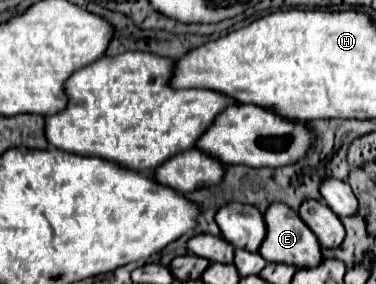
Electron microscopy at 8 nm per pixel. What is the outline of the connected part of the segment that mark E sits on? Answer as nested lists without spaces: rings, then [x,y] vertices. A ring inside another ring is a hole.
[[[277,202],[269,204],[269,208],[263,214],[263,220],[267,226],[267,234],[265,234],[265,242],[259,248],[259,254],[267,262],[285,262],[285,264],[293,264],[295,268],[313,268],[323,260],[317,236],[313,236],[309,226],[305,226],[299,214],[291,210],[287,204],[277,204]]]

